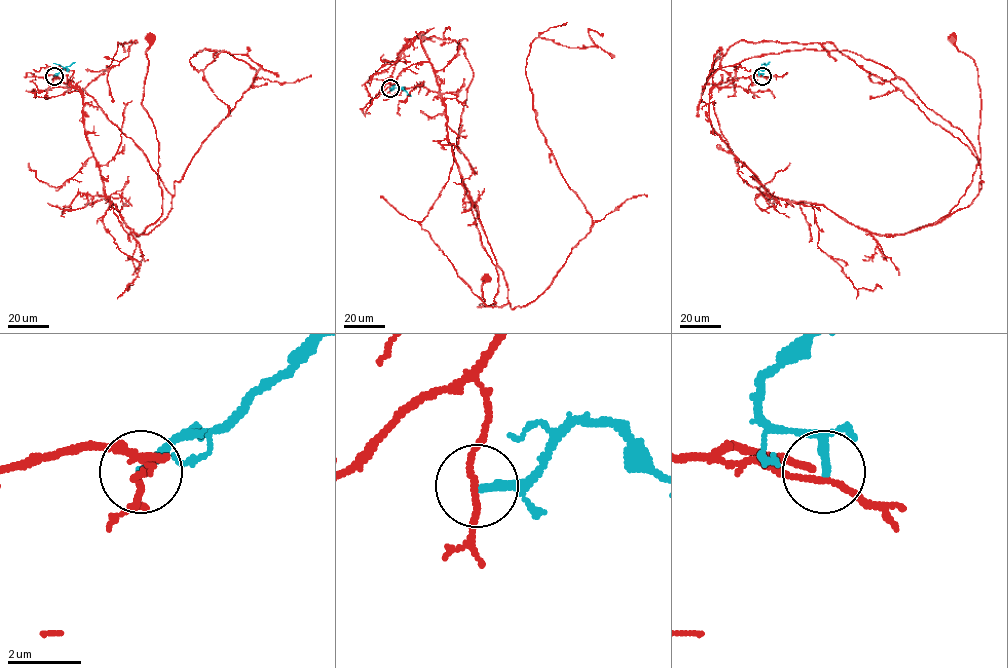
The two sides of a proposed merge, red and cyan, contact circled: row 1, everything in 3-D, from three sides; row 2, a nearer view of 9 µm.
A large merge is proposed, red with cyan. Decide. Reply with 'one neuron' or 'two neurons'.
two neurons

